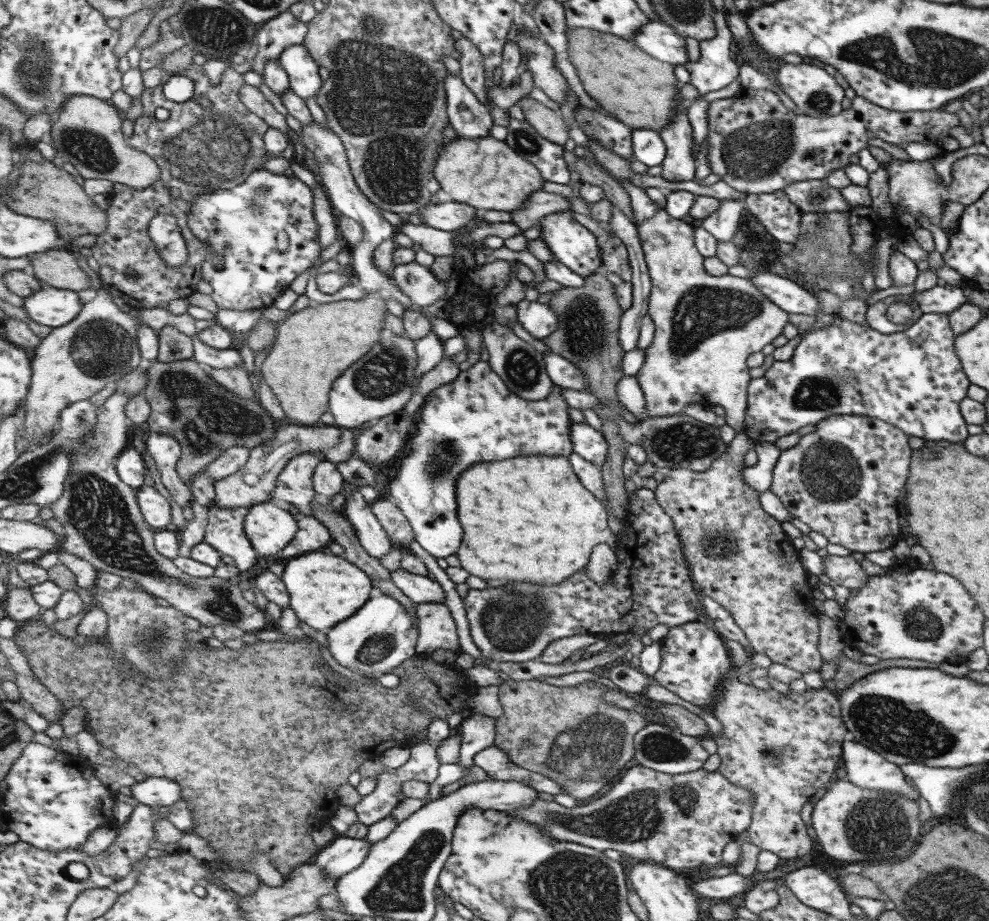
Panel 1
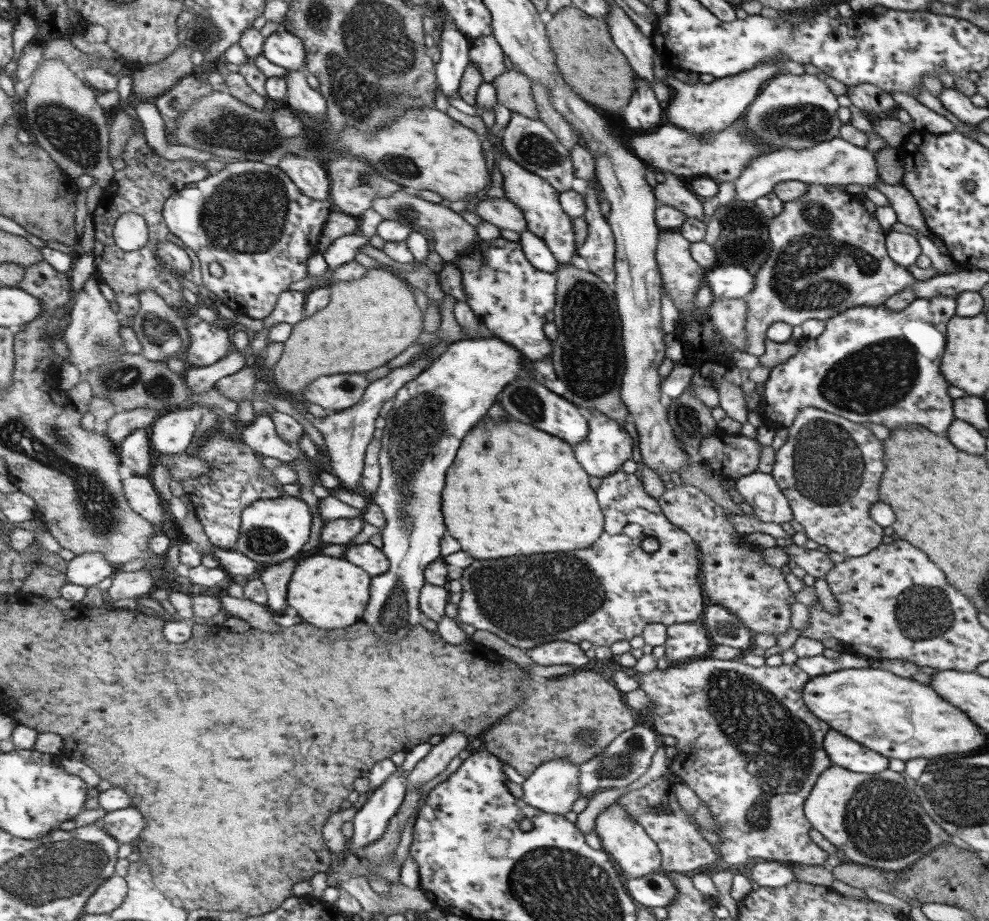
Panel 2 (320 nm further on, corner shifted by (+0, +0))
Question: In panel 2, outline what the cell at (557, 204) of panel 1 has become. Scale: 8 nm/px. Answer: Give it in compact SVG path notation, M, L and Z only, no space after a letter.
M506 196L479 201L476 204L475 213L499 229L513 231L519 235L529 230L528 220L525 219L521 207Z

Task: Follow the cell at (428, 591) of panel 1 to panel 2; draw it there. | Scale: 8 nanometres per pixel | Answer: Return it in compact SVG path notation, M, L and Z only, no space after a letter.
M368 542L348 545L345 558L349 558L351 562L357 562L357 566L369 570L369 574L372 574L373 577L387 573L390 567L390 560L384 550Z

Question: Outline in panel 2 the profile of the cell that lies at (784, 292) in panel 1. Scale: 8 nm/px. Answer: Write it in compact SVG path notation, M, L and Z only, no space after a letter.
M739 266L713 267L707 269L704 284L717 299L743 298L753 290L754 276Z

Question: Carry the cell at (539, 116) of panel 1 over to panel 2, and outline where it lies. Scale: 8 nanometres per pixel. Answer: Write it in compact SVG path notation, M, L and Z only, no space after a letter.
M511 68L494 78L498 102L512 113L539 119L540 114L532 91L532 80L517 68Z

